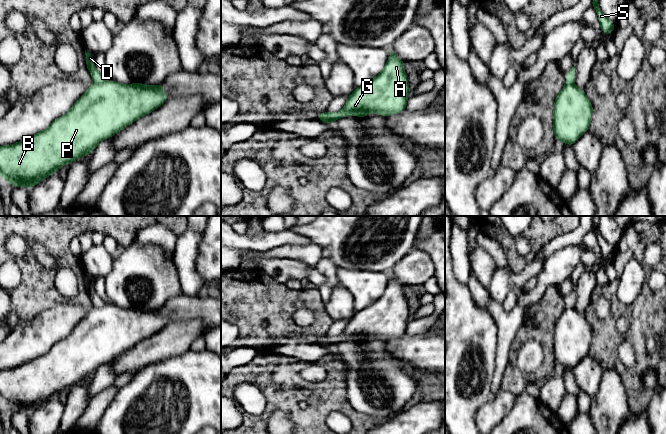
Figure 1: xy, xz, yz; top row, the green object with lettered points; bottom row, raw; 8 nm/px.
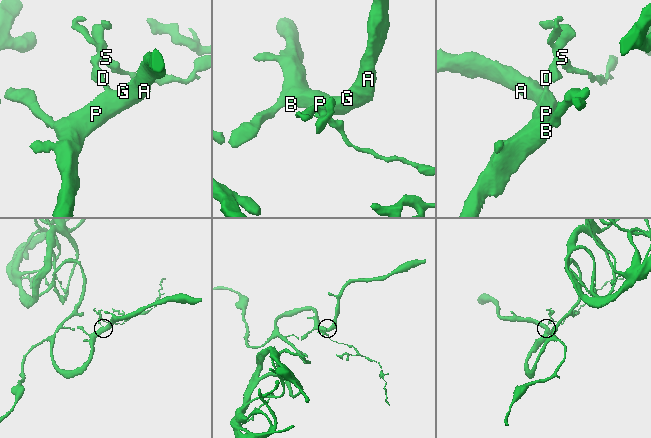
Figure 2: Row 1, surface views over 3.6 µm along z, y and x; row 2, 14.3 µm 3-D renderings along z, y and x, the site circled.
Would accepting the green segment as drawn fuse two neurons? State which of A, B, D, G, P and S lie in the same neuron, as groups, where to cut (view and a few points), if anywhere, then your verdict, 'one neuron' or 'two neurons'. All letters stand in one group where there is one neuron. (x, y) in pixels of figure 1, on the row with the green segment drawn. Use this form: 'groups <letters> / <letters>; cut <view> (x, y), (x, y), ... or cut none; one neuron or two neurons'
groups A B G P / D S; cut xy (103, 80), (94, 82); two neurons

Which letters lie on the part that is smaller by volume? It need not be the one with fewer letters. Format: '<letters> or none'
D, S

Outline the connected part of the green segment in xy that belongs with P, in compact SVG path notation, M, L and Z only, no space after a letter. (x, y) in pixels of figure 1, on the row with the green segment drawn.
M94 82L73 107L46 130L15 144L0 146L0 177L13 186L32 188L62 166L89 155L99 142L151 113L167 99L163 83L146 86L143 83Z

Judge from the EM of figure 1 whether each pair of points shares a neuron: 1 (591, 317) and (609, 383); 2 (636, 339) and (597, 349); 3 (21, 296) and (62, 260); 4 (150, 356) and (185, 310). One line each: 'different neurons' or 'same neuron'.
1: different neurons
2: same neuron
3: same neuron
4: different neurons

